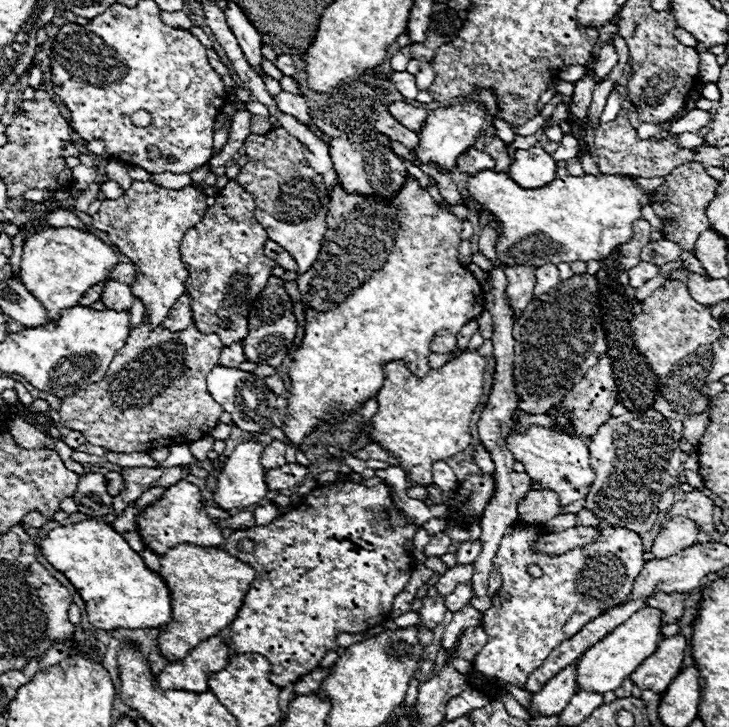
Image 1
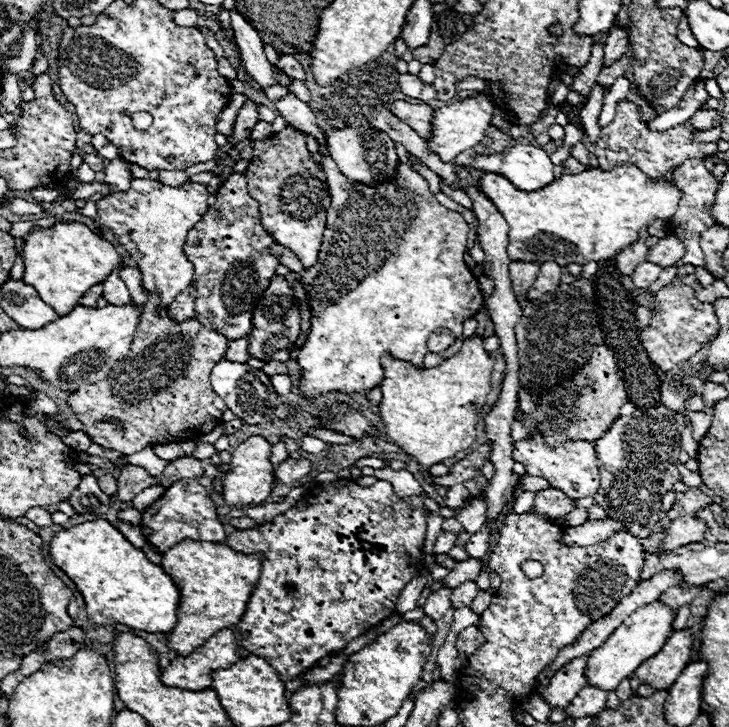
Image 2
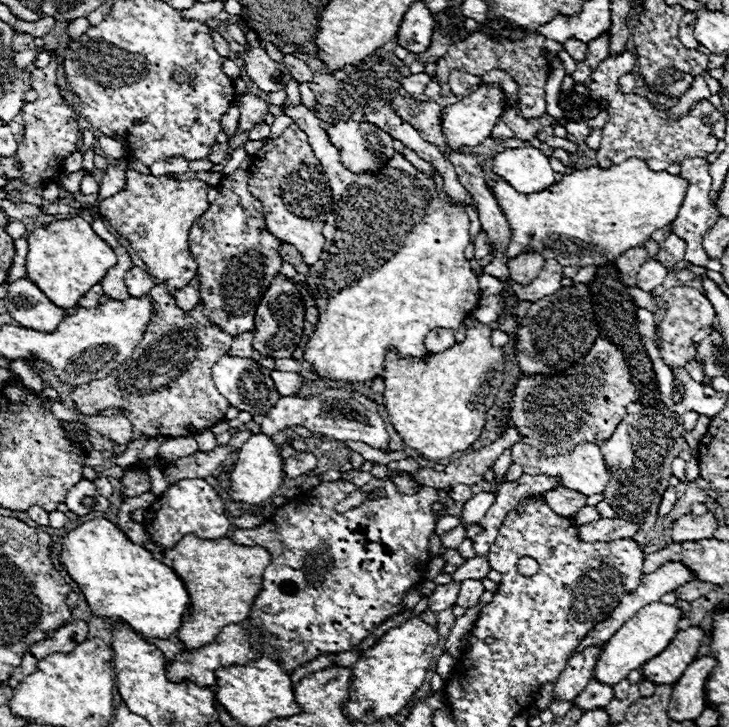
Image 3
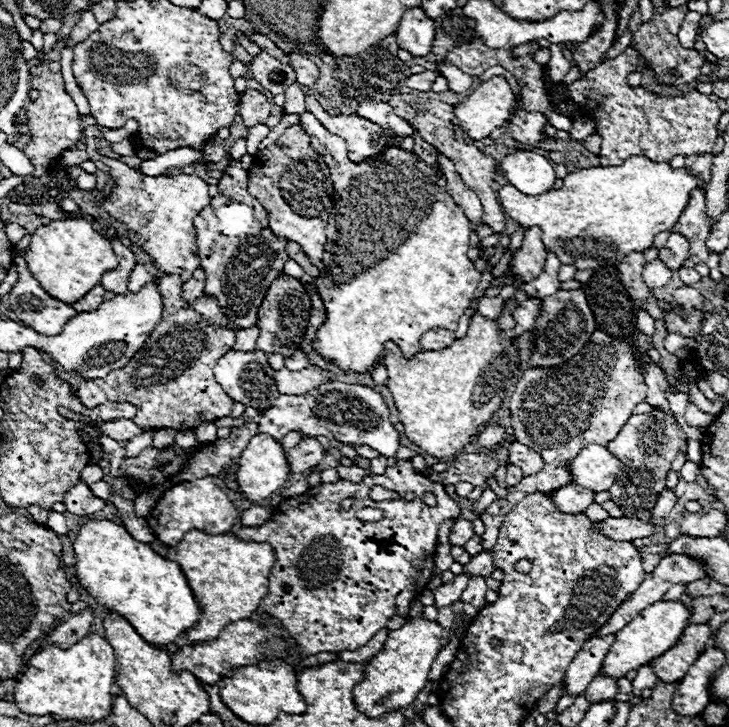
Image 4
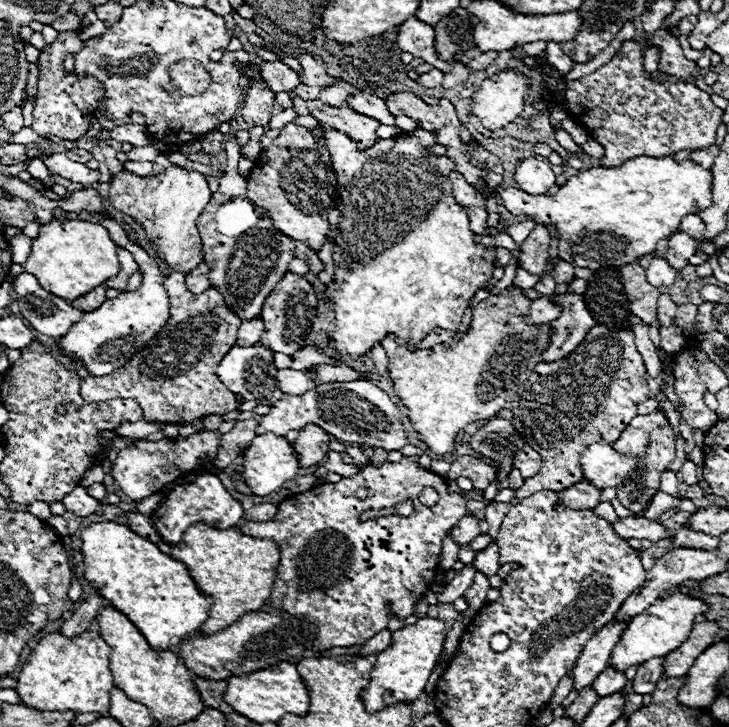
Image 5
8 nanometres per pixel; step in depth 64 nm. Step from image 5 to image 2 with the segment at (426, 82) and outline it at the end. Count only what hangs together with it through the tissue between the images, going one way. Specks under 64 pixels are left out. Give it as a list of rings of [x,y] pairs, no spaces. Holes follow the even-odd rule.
[[[400,74],[398,86],[400,86],[400,90],[402,90],[406,96],[410,96],[410,98],[420,98],[420,92],[422,92],[422,88],[424,88],[424,82],[422,82],[418,76],[414,76],[414,74]]]

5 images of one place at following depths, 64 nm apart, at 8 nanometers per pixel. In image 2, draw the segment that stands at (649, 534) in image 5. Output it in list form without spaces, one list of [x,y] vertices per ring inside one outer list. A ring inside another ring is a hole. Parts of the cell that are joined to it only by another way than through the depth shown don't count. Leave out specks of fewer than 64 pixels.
[[[588,520],[580,526],[568,528],[566,536],[564,536],[564,544],[568,546],[590,546],[590,544],[598,544],[602,540],[608,540],[612,534],[618,534],[620,530],[630,532],[624,524],[616,522],[616,520]]]

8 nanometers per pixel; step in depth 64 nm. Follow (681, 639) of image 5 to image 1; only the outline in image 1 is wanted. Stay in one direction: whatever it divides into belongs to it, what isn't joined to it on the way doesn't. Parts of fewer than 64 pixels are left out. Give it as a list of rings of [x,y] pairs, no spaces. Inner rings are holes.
[[[644,606],[638,612],[634,612],[624,624],[614,628],[600,644],[594,644],[592,650],[584,652],[584,656],[578,660],[580,664],[580,690],[590,692],[608,692],[616,690],[622,680],[626,680],[648,656],[652,656],[662,642],[662,610]]]

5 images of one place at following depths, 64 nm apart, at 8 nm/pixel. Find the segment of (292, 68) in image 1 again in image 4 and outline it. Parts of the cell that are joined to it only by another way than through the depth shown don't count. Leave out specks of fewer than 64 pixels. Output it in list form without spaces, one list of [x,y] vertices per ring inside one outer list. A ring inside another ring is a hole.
[[[290,54],[290,66],[296,68],[298,84],[302,84],[302,86],[316,84],[316,80],[320,76],[320,70],[318,70],[318,66],[310,58],[306,58],[302,54]]]

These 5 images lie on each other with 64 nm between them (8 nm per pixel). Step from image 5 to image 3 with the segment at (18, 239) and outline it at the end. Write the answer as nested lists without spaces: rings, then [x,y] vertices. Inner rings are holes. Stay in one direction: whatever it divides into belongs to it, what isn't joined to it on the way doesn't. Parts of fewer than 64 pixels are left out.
[[[26,276],[12,282],[4,306],[10,316],[24,328],[38,332],[52,332],[70,314],[68,310],[50,302],[44,292]]]

